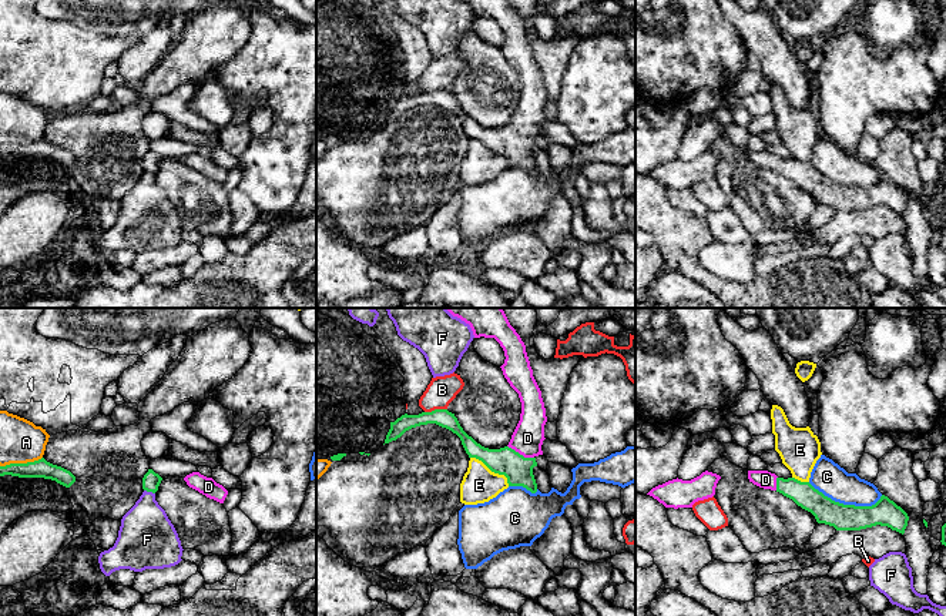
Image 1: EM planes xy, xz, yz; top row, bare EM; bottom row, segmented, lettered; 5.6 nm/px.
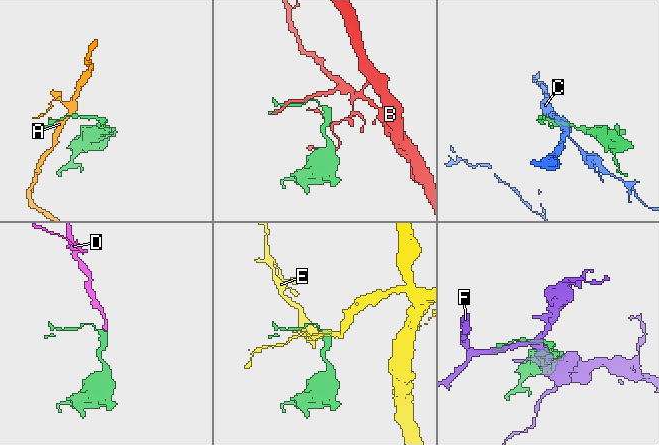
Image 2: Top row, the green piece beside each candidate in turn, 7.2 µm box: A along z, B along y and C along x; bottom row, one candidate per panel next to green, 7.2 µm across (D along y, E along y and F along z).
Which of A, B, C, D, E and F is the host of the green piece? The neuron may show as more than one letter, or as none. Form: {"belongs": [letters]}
{"belongs": ["D"]}

